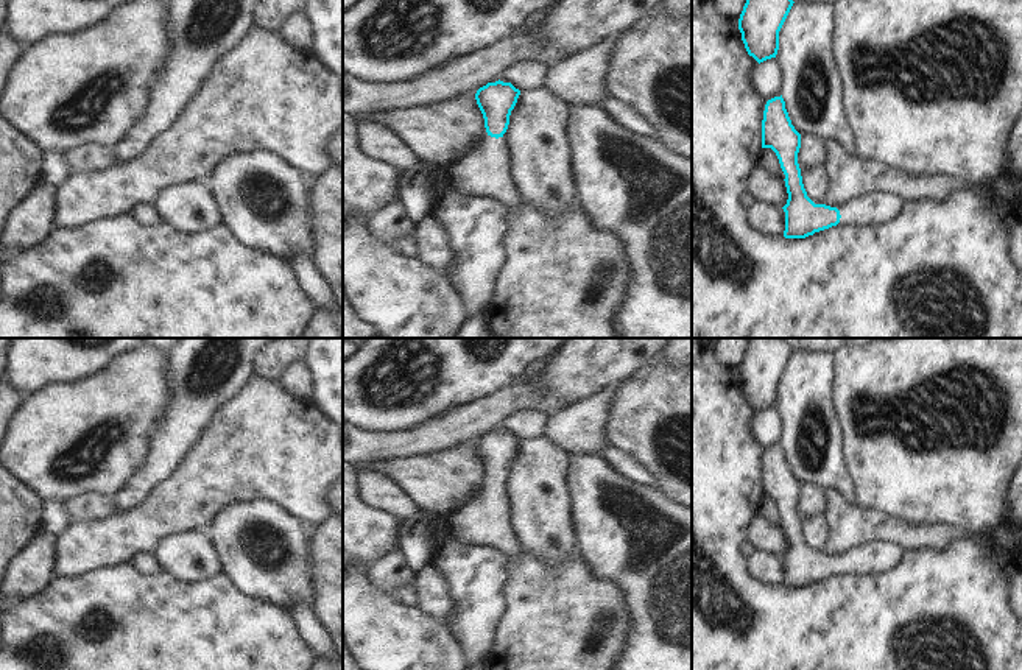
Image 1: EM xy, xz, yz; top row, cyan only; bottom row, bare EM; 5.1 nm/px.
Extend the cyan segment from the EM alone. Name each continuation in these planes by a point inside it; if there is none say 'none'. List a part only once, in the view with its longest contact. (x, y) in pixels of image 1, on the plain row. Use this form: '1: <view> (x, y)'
1: xz (485, 519)

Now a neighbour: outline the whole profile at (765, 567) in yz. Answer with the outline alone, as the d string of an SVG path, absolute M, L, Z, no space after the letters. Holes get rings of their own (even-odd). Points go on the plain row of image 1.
M754 550L746 559L748 572L757 581L770 586L781 586L785 580L785 561L782 556L774 556L760 550Z

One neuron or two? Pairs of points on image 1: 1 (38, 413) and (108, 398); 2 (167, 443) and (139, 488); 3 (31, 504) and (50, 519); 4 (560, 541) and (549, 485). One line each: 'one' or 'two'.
1: one
2: one
3: two
4: one

